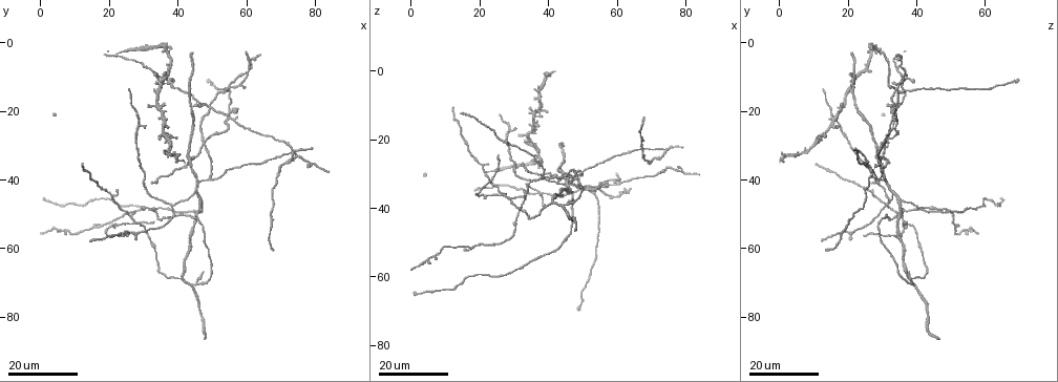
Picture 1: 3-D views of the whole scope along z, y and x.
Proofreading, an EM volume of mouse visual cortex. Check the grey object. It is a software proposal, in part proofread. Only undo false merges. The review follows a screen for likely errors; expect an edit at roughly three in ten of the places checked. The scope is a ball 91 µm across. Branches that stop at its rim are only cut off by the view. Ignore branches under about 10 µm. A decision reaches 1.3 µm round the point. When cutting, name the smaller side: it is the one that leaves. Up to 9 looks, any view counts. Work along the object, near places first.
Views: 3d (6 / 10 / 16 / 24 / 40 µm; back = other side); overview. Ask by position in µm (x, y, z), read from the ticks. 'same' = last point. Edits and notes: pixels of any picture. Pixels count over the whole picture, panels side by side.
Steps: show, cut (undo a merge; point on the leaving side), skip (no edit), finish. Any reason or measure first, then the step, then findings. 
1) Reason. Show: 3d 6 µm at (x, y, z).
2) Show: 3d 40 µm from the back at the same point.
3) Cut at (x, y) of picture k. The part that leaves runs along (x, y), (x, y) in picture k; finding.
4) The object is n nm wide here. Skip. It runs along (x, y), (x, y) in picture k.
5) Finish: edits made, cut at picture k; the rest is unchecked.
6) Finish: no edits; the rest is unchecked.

Three arms meet. Show: 3d 24 µm at (27.0, 52.0, 36.0).

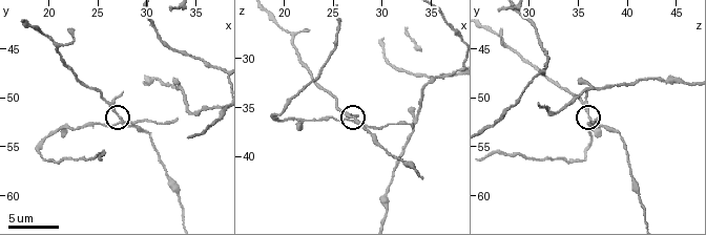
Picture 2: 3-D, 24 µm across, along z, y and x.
Show: 3d 10 µm at (27.2, 52.2, 36.6).

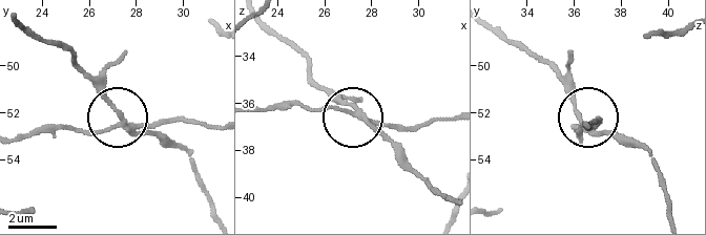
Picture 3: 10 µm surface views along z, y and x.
3 arms meet here. Cut at (163, 122) of picture 3. A second neuron is stuck on.

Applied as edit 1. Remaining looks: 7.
Show: overview.

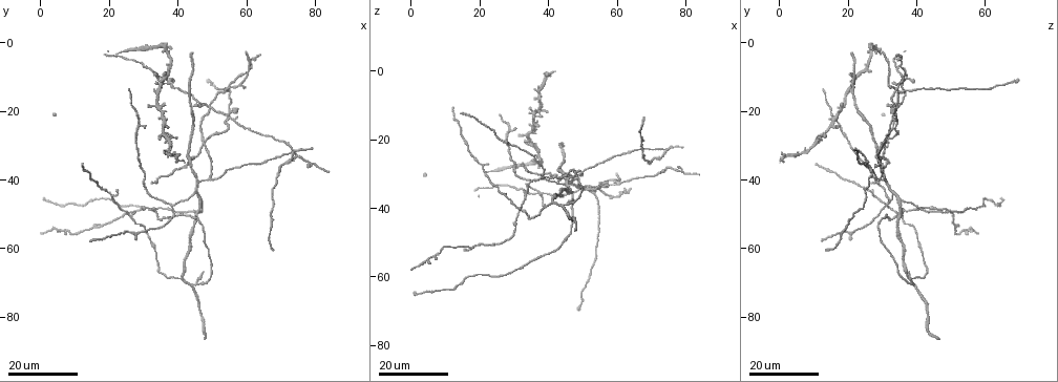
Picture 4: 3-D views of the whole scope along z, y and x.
Arms part here. Show: 3d 24 µm at (43.5, 71.0, 40.0).

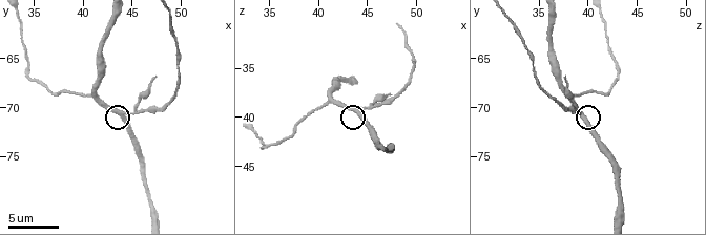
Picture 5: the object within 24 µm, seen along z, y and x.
Show: 3d 10 µm at (44.2, 71.0, 39.2).

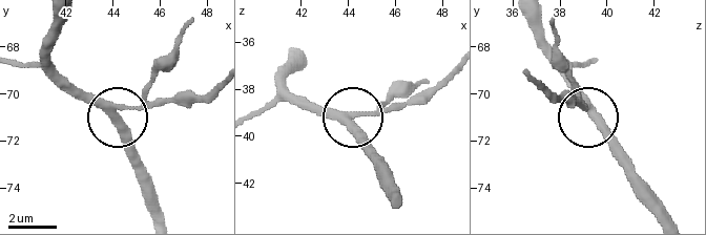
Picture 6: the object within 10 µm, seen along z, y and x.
3 arms meet here. Skip. It runs along (61, 22), (53, 64), (113, 112), (121, 142), (136, 158) in picture 6; one neuron here.

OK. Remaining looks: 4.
Thick turns thin. Show: 3d 24 µm at (74.0, 31.5, 23.0).

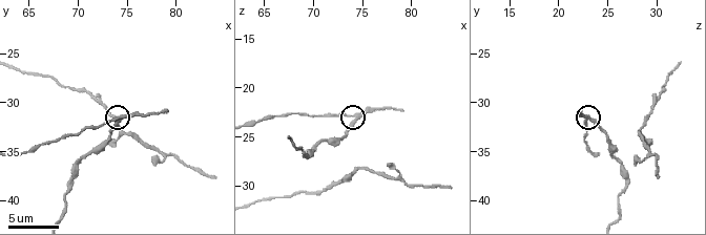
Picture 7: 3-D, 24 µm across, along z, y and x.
Closer look. Show: 3d 6 µm at (74.2, 31.6, 23.0).

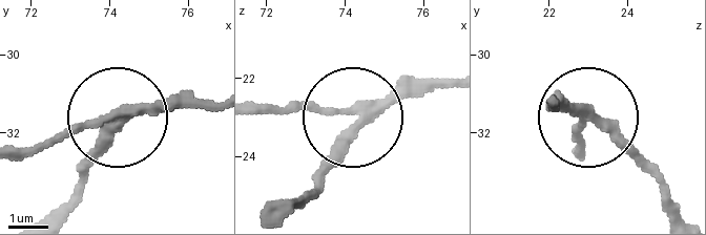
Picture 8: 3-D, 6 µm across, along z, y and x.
Cut at (96, 150) of picture 8. The part that leaves runs along (119, 121), (79, 188), (48, 211) in picture 8; a second neuron is stuck on.

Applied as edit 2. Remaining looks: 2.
Finish: edits made, cut at picture 3, cut at picture 8; the rest is unchecked.

